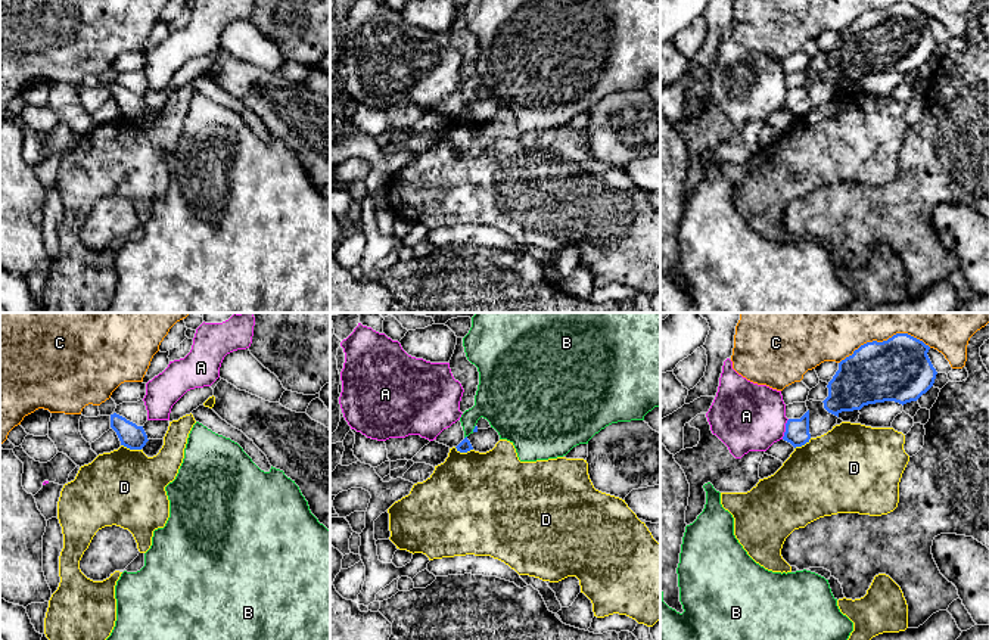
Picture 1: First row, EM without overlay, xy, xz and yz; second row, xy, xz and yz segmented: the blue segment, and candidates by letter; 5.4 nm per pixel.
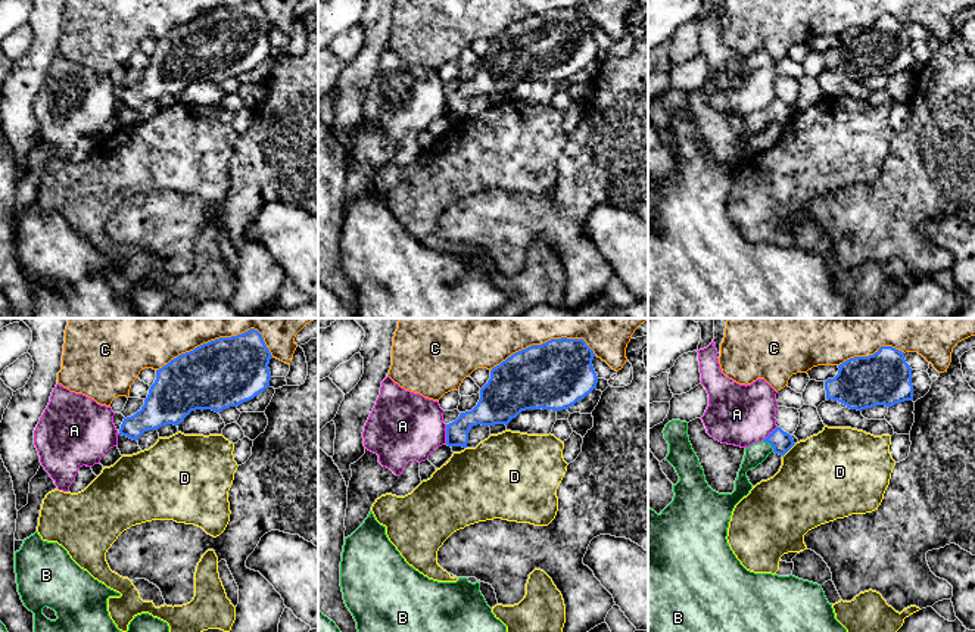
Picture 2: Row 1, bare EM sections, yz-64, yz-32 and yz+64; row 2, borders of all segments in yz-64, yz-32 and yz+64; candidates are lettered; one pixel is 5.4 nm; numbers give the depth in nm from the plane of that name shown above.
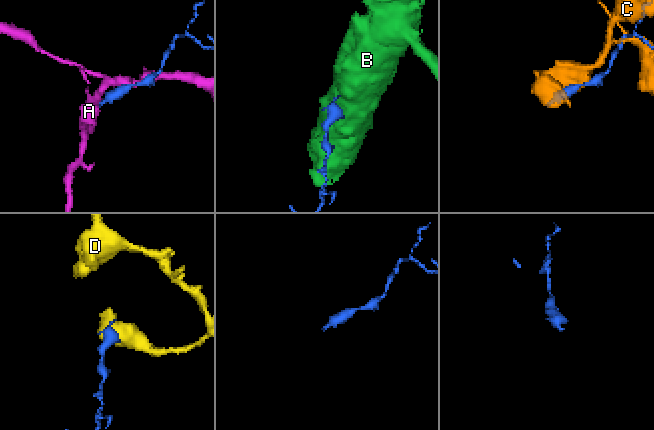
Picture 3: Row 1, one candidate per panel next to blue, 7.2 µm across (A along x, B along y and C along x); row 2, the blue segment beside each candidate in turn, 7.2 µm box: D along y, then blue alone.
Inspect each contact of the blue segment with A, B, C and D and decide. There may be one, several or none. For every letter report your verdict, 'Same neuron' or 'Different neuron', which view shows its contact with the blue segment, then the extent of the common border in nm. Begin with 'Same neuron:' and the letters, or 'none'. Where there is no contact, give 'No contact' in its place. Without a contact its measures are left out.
Same neuron: B
A: Different neuron. Touches blue in yz. Shared border 120 nm
B: Same neuron. Touches blue in xz. Shared border 40 nm
C: Different neuron. Touches blue in yz. Shared border 500 nm
D: Different neuron. Touches blue in xy. Shared border 120 nm

